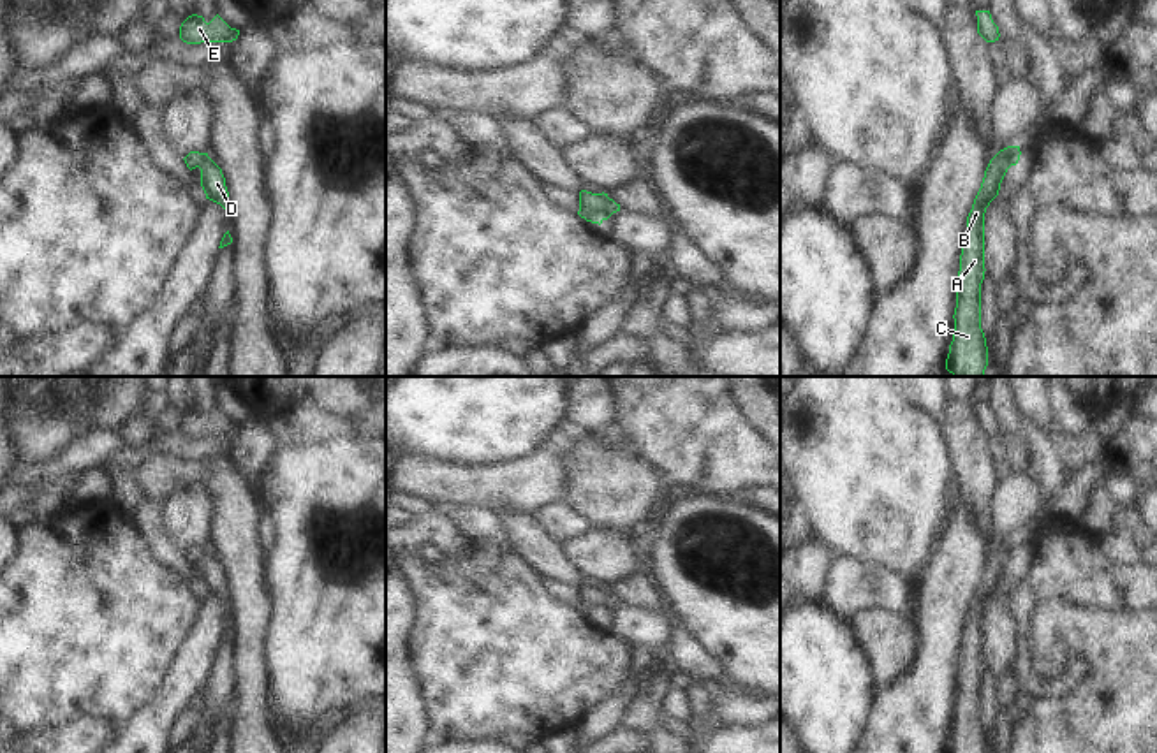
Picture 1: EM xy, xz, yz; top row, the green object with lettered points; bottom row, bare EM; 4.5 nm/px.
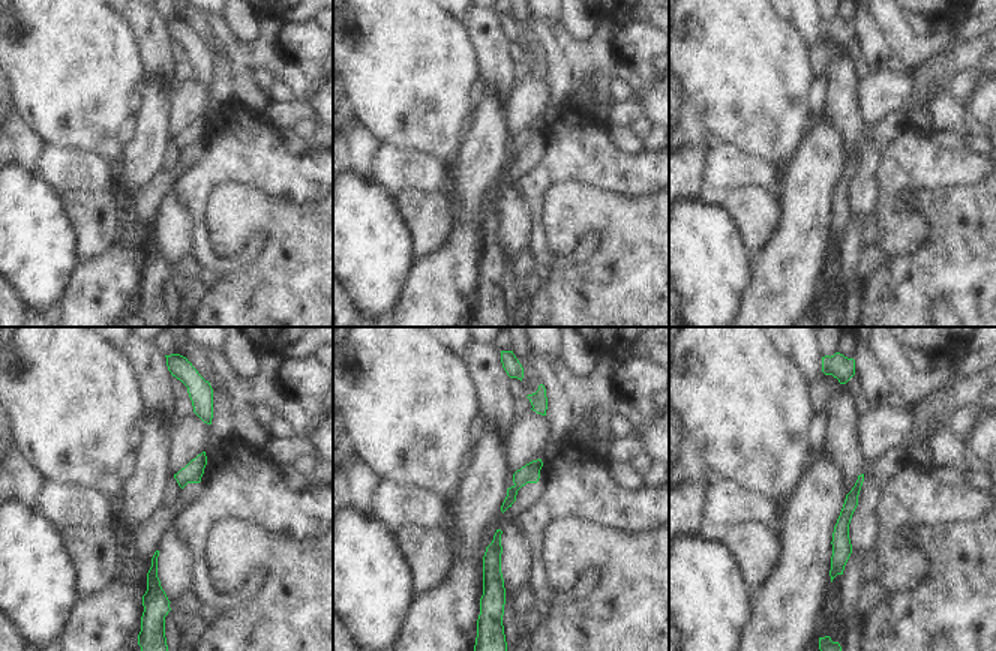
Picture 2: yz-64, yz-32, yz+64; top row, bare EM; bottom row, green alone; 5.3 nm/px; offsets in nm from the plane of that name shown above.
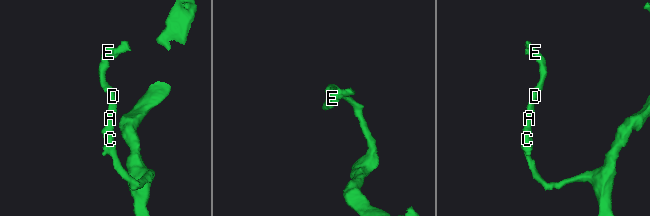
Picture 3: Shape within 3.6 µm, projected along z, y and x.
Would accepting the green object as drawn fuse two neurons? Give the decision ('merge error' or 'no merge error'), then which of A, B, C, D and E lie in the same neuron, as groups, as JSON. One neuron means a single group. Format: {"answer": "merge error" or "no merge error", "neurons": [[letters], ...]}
{"answer": "no merge error", "neurons": [["A", "B", "C", "D", "E"]]}

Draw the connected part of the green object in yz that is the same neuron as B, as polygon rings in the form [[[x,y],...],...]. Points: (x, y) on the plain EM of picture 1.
[[[1007,540],[990,554],[967,610],[956,674],[954,725],[947,753],[988,753],[986,732],[981,723],[981,677],[986,665],[984,607],[999,589],[1007,563],[1018,558],[1020,549],[1020,540]]]

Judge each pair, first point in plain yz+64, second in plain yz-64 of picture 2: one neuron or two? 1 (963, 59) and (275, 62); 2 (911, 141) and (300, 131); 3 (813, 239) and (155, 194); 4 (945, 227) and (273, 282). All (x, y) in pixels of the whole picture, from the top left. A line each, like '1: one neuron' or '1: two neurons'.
1: two neurons
2: two neurons
3: two neurons
4: one neuron

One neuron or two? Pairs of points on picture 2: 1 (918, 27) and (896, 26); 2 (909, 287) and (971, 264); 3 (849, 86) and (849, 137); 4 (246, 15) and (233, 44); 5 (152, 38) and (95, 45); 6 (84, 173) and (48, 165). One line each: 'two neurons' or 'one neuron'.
1: two neurons
2: one neuron
3: one neuron
4: two neurons
5: two neurons
6: one neuron

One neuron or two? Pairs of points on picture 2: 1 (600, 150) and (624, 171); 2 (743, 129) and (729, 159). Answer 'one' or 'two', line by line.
1: one
2: two

